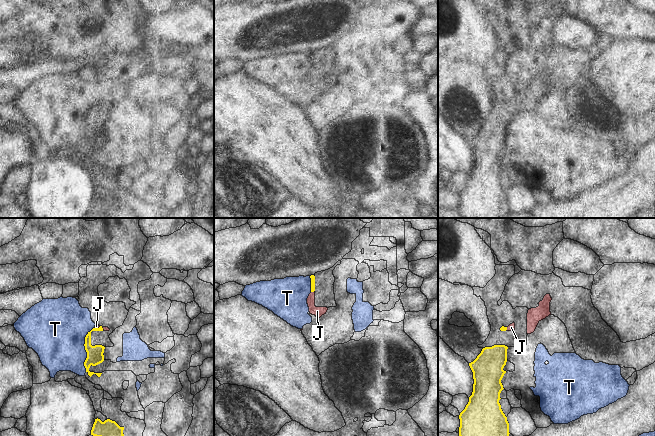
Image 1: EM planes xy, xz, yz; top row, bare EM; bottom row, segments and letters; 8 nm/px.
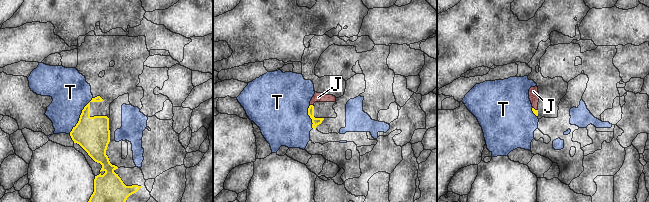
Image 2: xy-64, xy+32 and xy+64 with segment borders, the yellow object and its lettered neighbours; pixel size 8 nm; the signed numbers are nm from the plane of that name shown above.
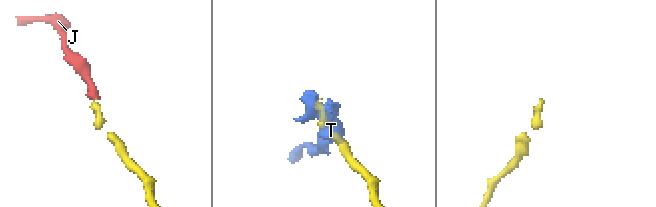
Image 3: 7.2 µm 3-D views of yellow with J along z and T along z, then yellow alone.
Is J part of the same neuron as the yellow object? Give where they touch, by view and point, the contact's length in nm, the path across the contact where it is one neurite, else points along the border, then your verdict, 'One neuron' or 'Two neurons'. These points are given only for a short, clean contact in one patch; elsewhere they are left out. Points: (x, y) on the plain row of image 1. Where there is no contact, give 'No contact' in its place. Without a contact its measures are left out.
Touches yellow at xz (312, 67). Shared border 30 nm. Path across: xz (312, 53), (312, 67), (312, 82), (317, 87). One neuron

